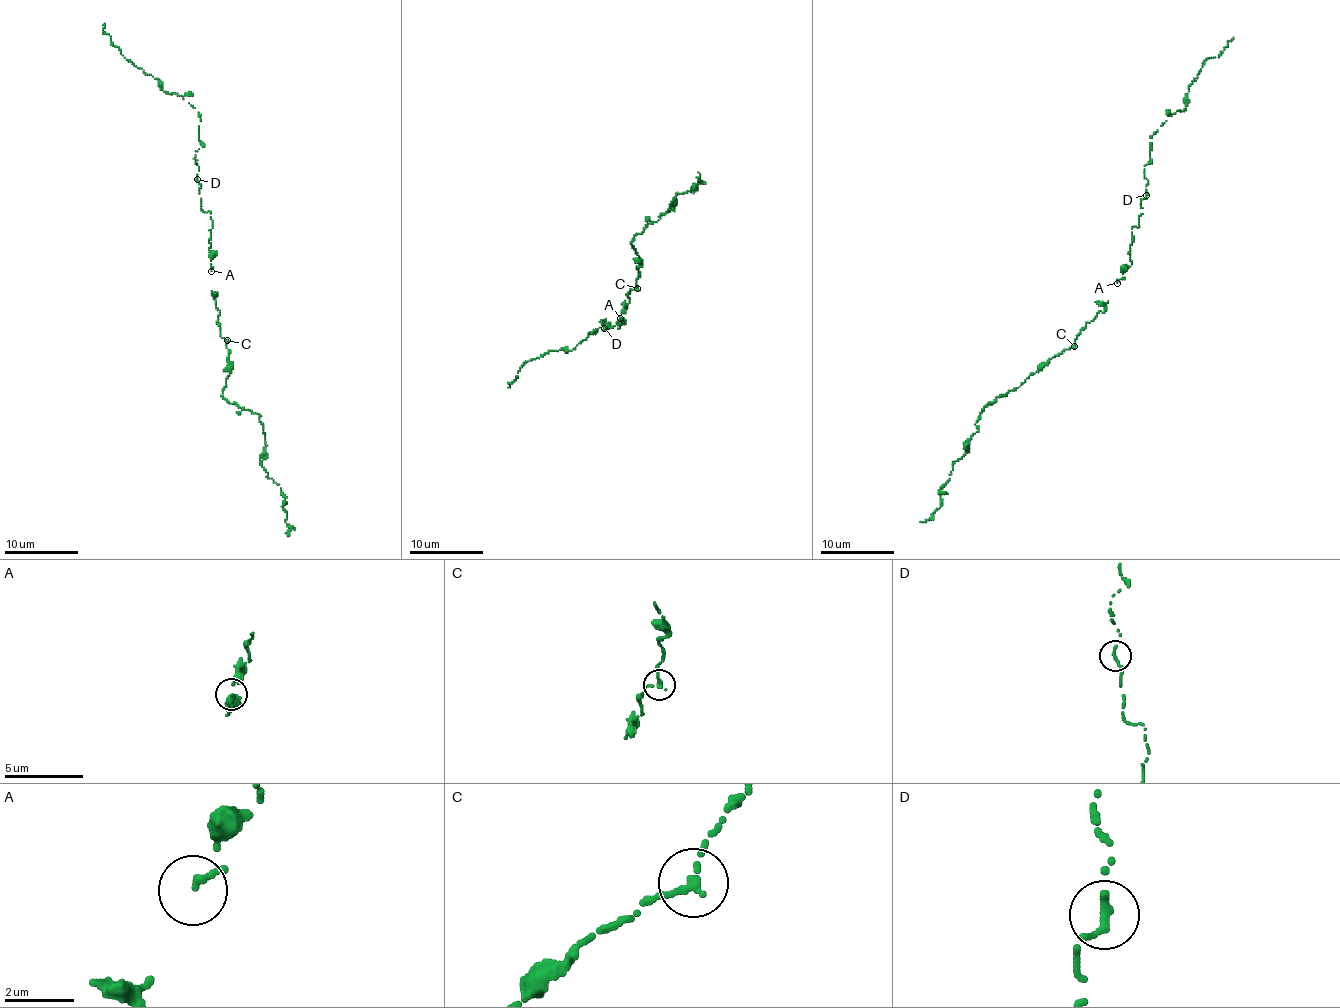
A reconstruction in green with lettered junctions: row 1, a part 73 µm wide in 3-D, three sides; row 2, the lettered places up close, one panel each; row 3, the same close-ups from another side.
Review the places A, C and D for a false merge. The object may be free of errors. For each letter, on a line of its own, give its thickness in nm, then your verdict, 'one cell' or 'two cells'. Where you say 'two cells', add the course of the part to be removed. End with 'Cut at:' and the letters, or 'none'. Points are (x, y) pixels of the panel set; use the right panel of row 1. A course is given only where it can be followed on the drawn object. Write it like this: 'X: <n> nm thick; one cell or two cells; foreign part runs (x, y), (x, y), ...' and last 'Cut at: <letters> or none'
A: 190 nm thick; one cell
C: 200 nm thick; one cell
D: 200 nm thick; one cell
Cut at: none

